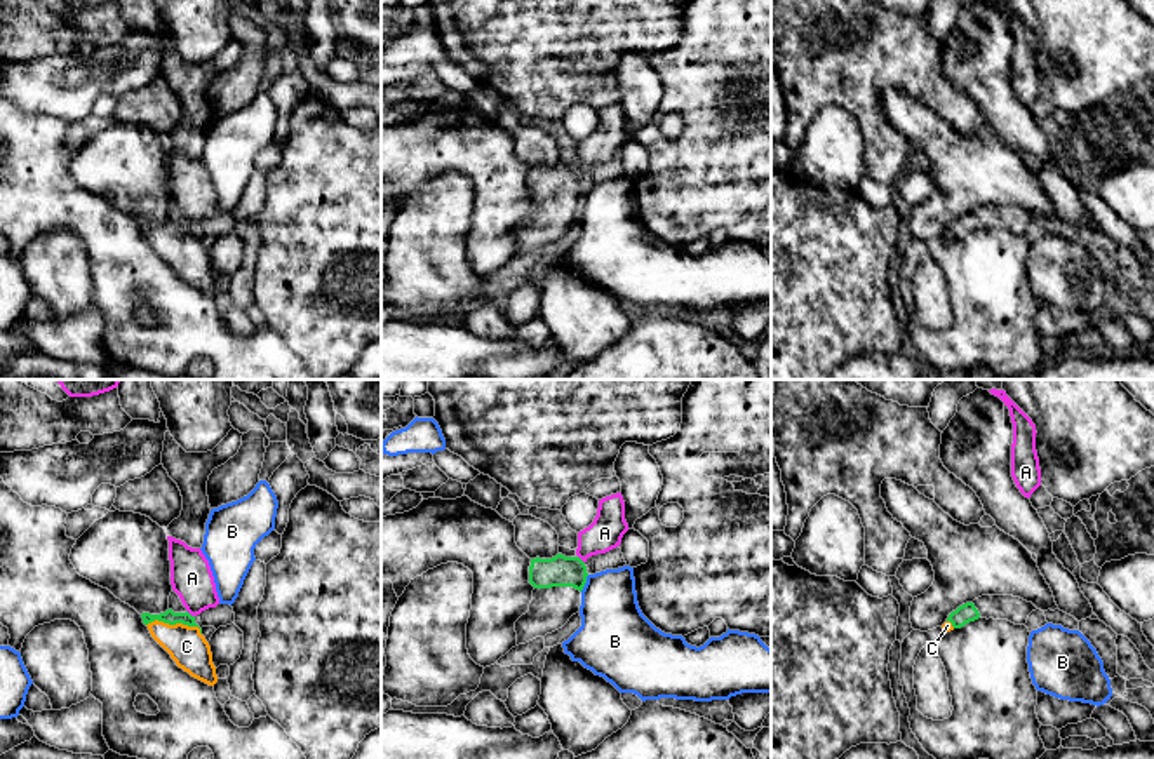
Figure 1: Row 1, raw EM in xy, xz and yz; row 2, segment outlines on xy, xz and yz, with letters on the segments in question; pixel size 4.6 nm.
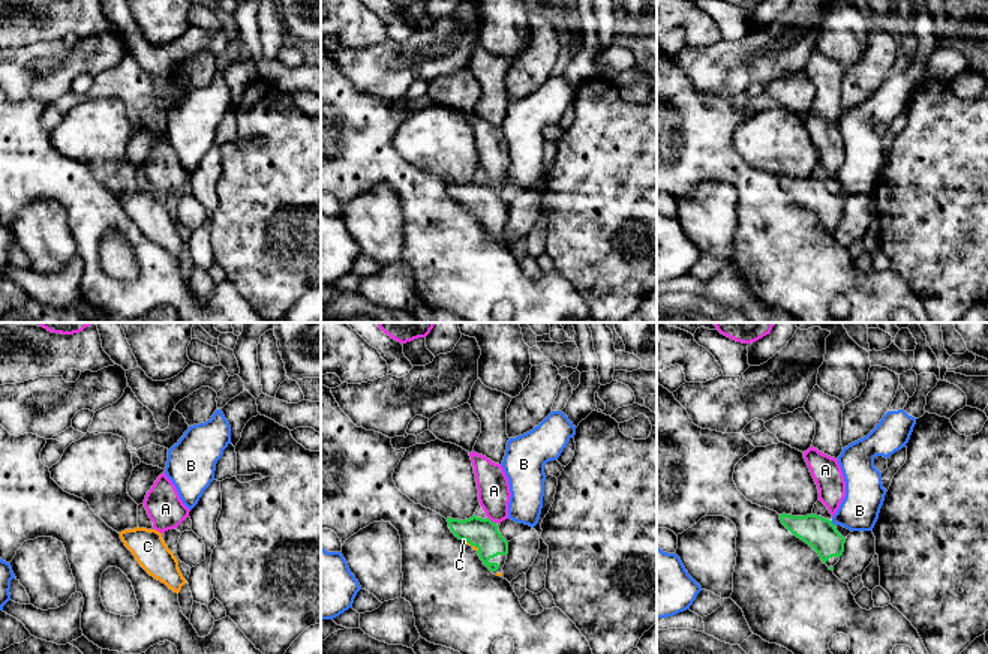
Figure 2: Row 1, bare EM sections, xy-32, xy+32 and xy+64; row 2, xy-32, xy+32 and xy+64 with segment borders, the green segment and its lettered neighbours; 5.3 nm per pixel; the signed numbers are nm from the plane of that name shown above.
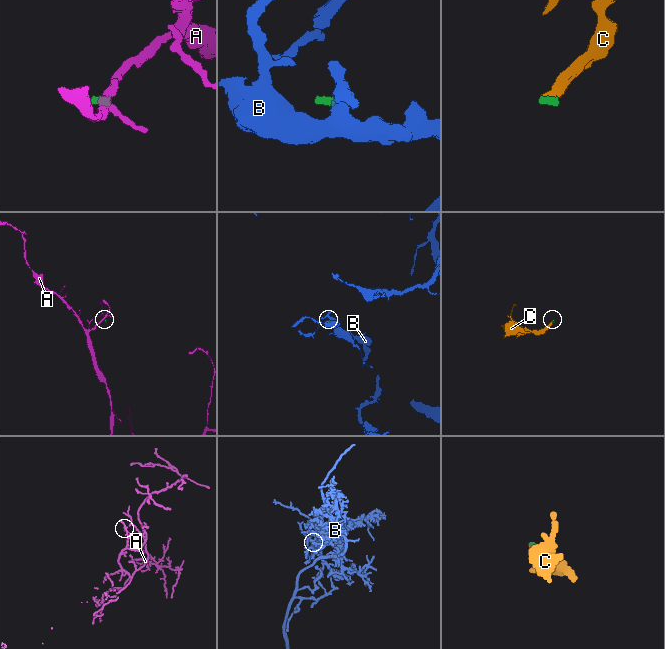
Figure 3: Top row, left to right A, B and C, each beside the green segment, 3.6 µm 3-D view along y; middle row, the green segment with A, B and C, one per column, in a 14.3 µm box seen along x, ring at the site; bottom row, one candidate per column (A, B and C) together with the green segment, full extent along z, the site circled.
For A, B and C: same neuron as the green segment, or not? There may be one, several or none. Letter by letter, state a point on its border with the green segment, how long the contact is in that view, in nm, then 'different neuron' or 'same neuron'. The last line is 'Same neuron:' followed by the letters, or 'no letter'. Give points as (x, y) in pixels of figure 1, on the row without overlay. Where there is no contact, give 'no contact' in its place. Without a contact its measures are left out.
A: meets green in xy at (188, 223); contact 50 nm long; different neuron
B: meets green in xz at (585, 192); contact 90 nm long; different neuron
C: meets green in xy at (176, 232); contact 260 nm long; same neuron
Same neuron: C

